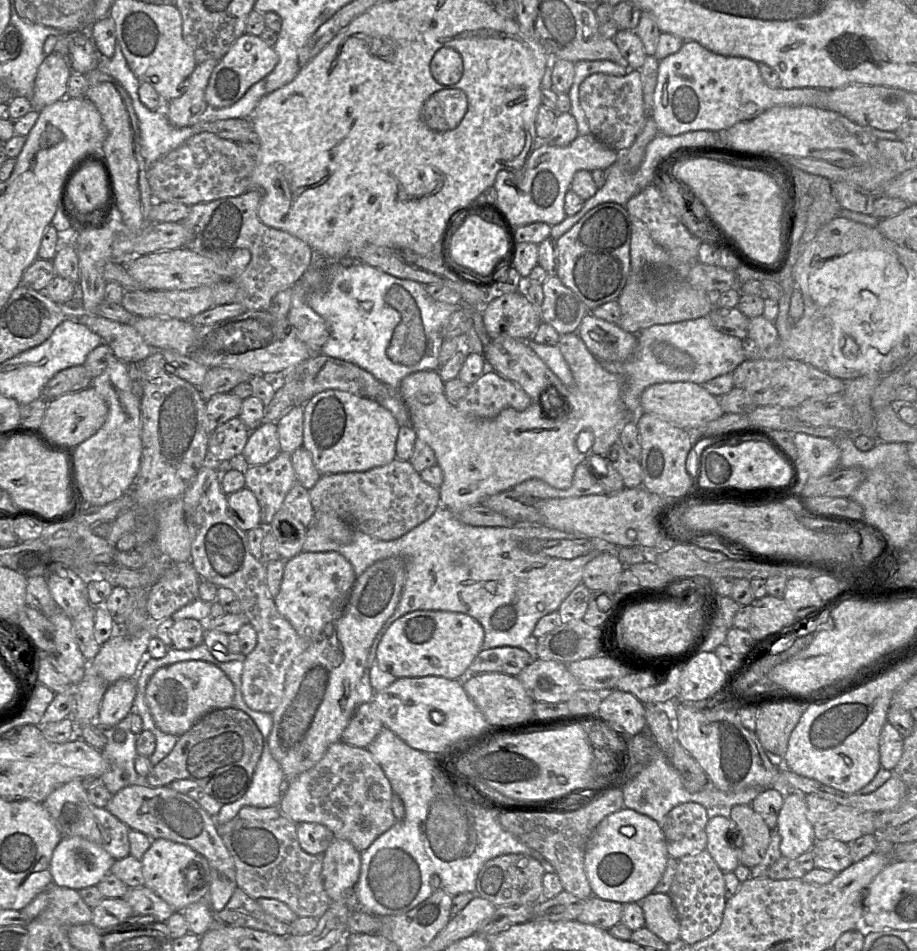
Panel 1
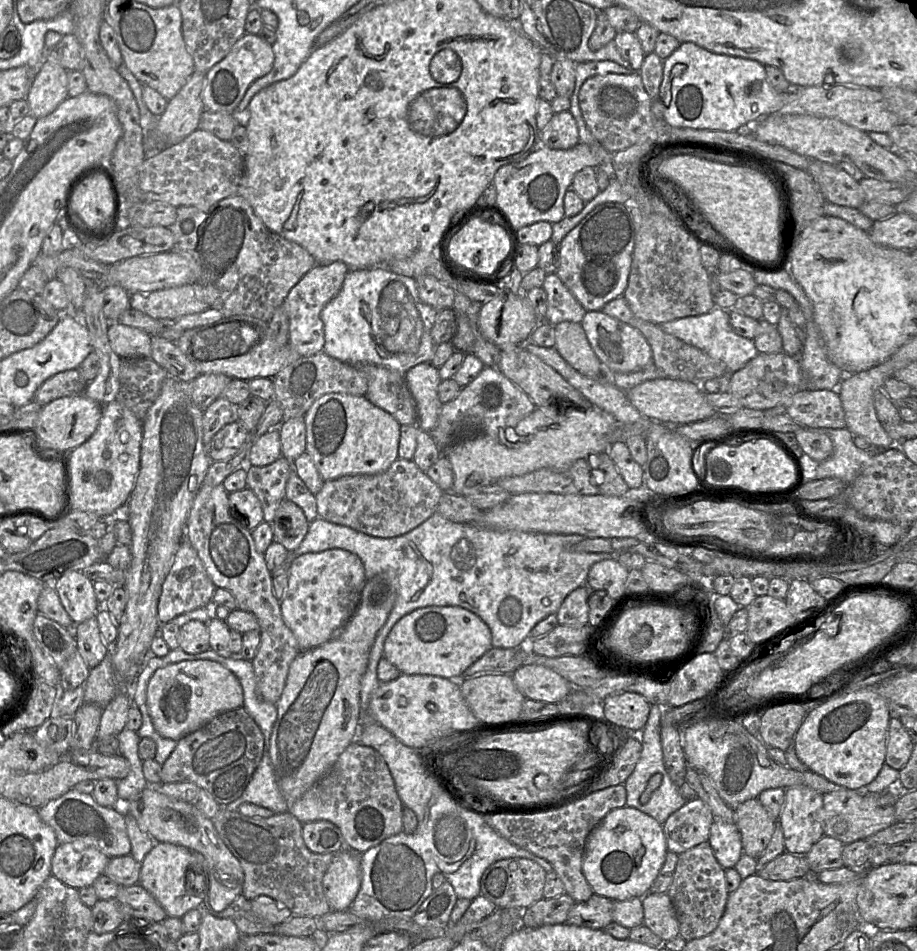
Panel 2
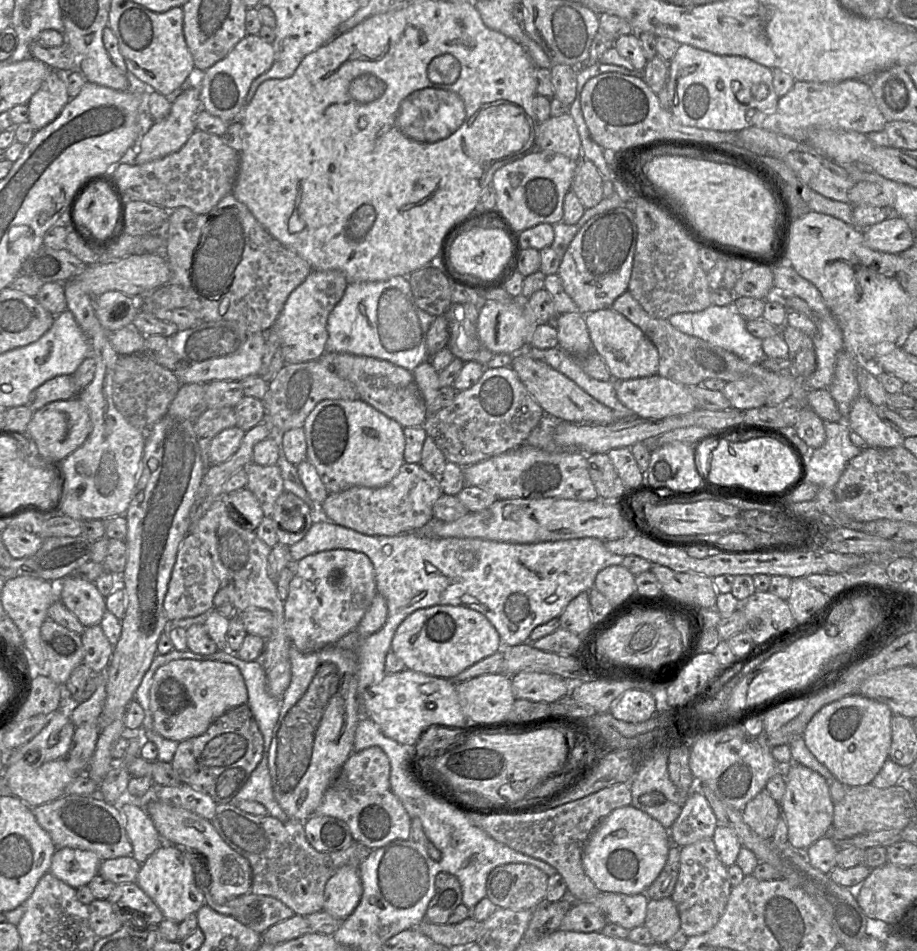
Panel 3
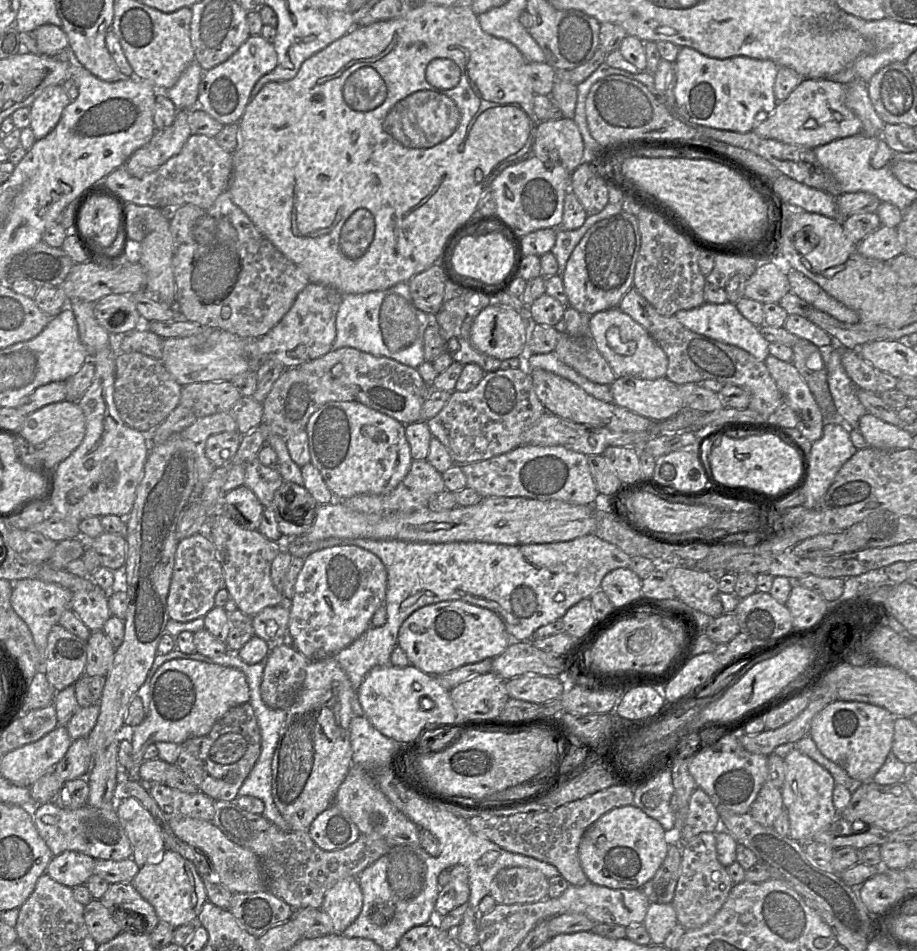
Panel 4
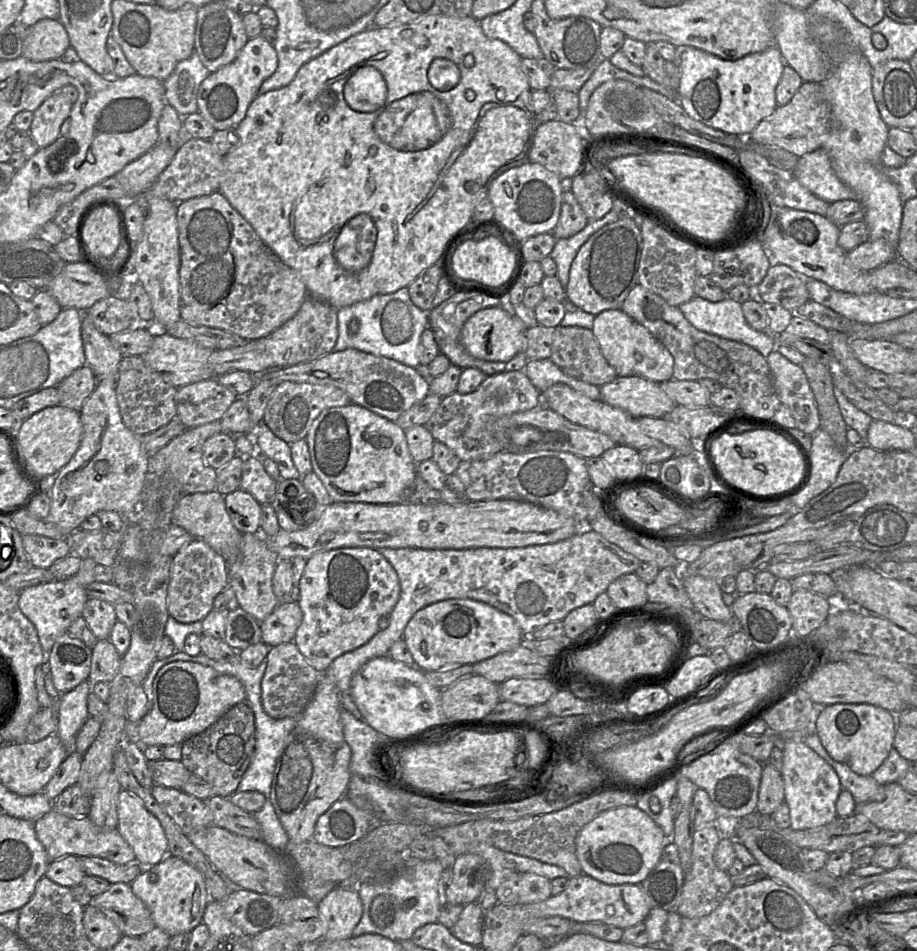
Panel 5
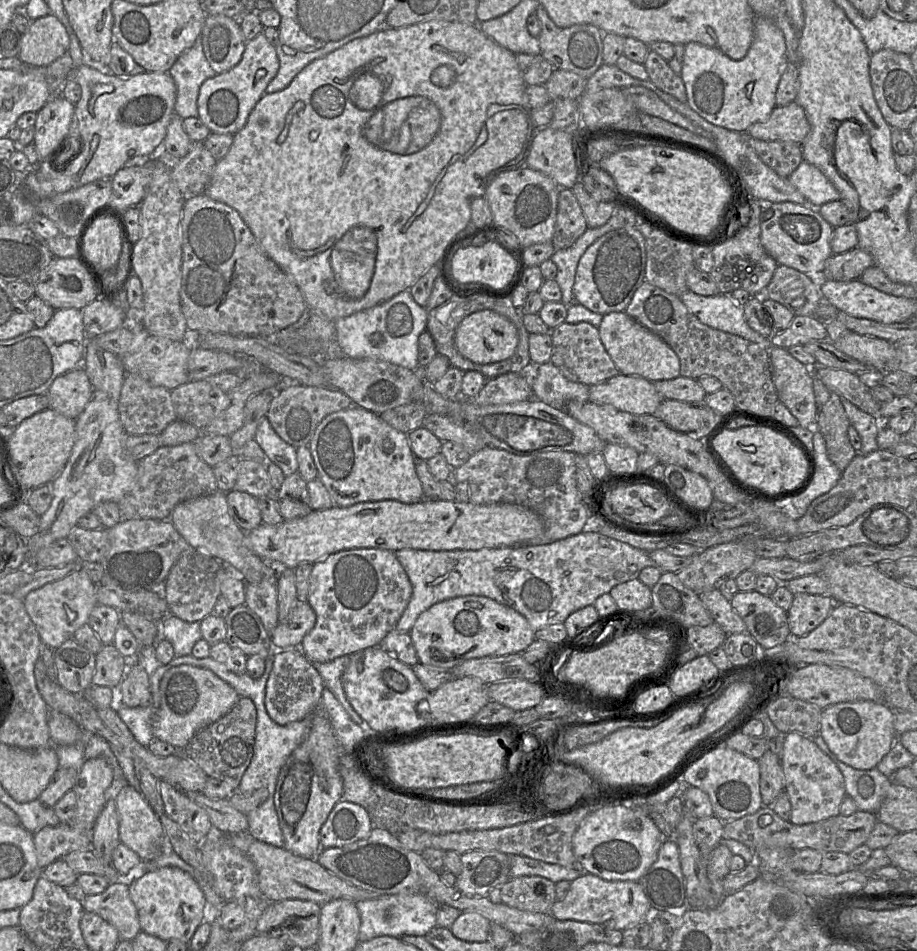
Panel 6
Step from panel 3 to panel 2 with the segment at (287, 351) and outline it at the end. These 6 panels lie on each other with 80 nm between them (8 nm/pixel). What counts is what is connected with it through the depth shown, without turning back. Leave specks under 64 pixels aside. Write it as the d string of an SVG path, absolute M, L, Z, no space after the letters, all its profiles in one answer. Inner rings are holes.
M342 261L316 264L292 287L282 306L289 318L288 344L302 357L322 352L325 344L324 324L320 314L325 305L340 292L350 269Z

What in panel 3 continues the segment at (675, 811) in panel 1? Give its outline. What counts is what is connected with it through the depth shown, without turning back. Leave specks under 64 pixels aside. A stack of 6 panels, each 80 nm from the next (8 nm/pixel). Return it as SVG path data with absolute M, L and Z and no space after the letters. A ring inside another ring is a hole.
M694 789L688 797L670 832L673 845L683 847L703 839L712 839L717 818L701 791Z

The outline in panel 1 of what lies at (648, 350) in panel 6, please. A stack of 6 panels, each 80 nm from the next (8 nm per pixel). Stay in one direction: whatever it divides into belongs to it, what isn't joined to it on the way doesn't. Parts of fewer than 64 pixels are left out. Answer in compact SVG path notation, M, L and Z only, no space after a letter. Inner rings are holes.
M587 313L577 333L589 351L599 361L619 362L631 357L636 346L637 336L612 323Z

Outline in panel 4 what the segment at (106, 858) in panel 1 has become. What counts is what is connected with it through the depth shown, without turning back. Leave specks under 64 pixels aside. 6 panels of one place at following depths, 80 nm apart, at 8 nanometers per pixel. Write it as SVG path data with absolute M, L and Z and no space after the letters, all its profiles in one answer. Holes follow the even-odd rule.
M64 851L53 856L46 874L56 882L75 888L85 885L94 874L95 859L77 851Z

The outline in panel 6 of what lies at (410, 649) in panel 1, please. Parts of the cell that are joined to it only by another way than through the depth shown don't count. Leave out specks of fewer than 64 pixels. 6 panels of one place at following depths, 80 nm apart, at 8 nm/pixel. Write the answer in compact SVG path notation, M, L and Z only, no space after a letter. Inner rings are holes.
M477 595L455 597L433 605L419 615L409 634L421 664L449 670L473 658L522 653L535 639L535 631L523 615Z

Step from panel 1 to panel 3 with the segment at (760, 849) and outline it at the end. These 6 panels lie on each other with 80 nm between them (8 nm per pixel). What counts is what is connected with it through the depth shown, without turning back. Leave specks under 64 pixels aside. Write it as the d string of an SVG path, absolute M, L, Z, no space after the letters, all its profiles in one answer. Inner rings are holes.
M764 788L742 810L745 823L760 837L772 838L778 819L780 805Z

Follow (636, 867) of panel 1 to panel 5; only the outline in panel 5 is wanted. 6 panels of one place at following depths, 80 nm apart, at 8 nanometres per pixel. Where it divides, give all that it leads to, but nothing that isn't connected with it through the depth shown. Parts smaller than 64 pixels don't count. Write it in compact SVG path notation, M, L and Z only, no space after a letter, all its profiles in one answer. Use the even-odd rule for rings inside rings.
M619 806L596 815L576 837L576 855L582 873L605 884L639 884L658 864L668 838L637 806Z

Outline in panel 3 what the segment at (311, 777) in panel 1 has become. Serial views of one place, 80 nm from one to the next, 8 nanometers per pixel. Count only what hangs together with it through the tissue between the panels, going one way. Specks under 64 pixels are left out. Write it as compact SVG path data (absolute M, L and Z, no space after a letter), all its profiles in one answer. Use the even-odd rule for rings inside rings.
M379 747L353 752L325 792L315 814L344 821L353 841L376 849L395 840L410 839L411 818L390 786L390 762Z

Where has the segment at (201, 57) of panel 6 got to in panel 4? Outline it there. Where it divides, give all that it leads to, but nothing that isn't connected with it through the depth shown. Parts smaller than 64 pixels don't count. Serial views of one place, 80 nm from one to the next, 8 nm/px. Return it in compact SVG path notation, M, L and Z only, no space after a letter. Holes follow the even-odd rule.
M194 60L182 72L178 81L168 90L163 91L173 102L177 110L193 110L197 106L199 84L204 70L199 63Z

